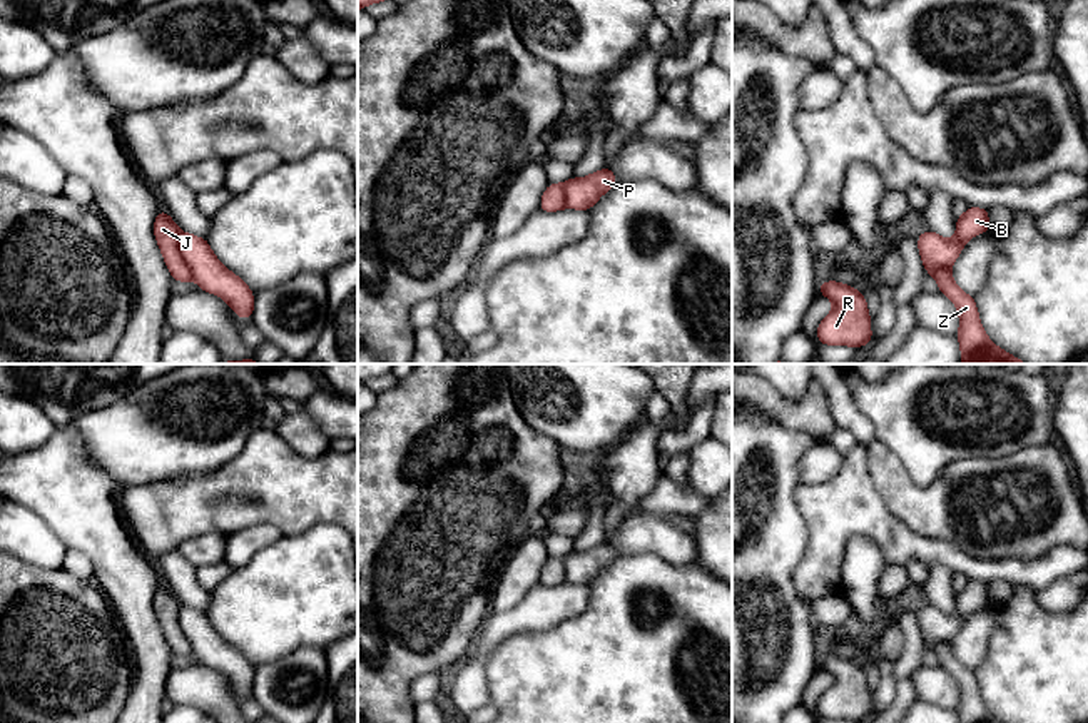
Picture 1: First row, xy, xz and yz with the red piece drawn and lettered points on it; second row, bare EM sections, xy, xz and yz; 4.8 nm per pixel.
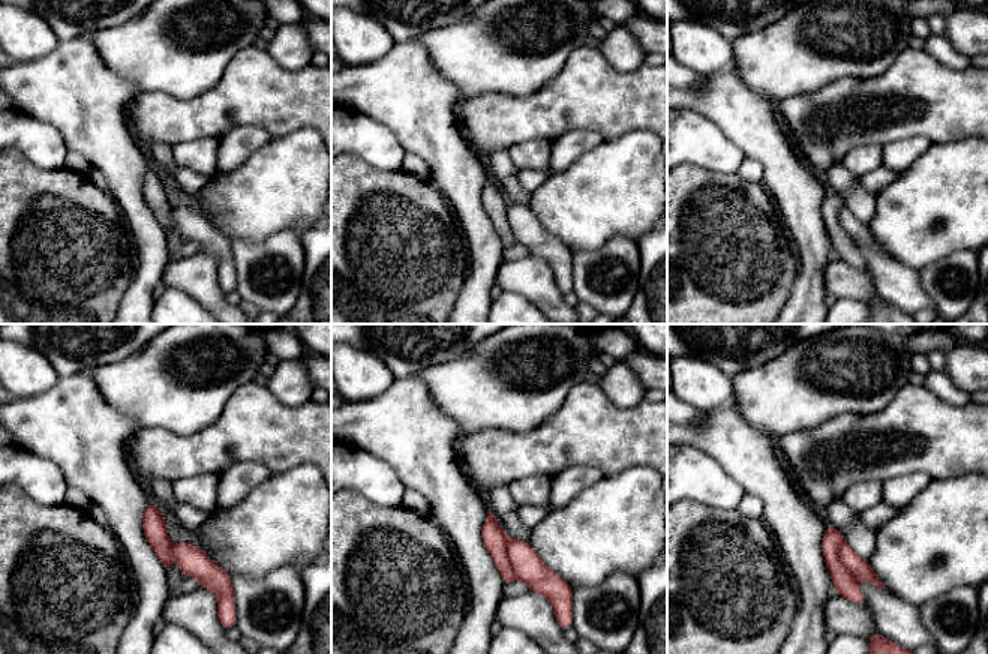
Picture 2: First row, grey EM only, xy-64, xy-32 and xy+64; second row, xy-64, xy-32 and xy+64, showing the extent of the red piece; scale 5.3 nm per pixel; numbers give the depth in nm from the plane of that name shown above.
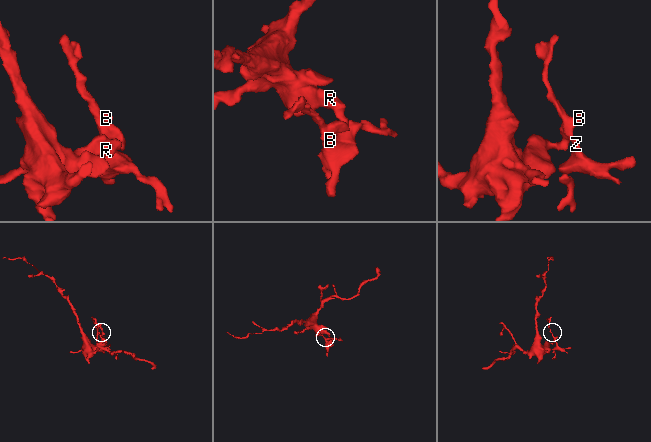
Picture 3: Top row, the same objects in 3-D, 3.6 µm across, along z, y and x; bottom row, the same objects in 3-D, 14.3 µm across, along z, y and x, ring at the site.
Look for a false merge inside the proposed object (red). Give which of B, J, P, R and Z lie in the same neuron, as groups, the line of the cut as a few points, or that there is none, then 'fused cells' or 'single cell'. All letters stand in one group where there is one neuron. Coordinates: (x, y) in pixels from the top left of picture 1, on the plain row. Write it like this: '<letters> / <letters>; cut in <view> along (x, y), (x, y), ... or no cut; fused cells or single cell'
B P R / J Z; cut in xy along (179, 606), (179, 628), (193, 652); fused cells

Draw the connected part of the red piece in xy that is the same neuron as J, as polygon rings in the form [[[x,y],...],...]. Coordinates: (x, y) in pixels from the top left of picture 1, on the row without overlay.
[[[160,583],[154,594],[154,611],[159,618],[160,628],[172,653],[177,656],[189,656],[192,655],[192,648],[180,629],[179,609],[180,603],[177,601],[177,598],[164,583]]]

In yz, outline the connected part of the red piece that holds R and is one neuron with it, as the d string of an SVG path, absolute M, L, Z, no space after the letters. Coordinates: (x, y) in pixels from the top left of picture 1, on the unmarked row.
M827 655L819 670L832 675L834 683L819 696L816 711L826 720L864 721L872 715L871 690L864 668L856 661Z

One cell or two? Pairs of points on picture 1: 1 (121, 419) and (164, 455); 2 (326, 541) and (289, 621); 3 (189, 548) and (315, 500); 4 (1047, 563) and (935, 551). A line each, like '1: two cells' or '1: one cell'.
1: one cell
2: one cell
3: two cells
4: one cell

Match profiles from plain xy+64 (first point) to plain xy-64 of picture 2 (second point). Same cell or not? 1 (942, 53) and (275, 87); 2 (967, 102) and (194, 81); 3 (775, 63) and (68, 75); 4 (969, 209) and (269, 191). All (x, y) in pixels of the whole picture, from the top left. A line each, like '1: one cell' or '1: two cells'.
1: two cells
2: two cells
3: two cells
4: one cell

